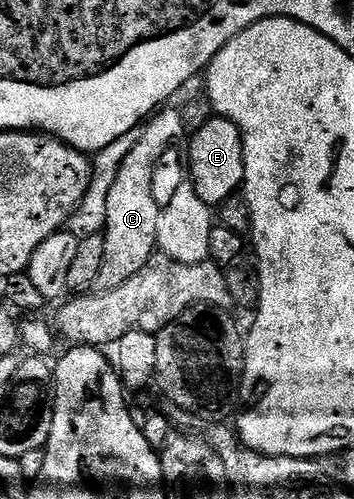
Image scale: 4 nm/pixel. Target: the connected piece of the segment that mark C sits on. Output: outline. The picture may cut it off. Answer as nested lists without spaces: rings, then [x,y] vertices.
[[[159,110],[145,124],[146,132],[141,132],[138,144],[131,149],[128,157],[124,157],[120,173],[116,175],[116,185],[112,185],[112,193],[108,193],[104,265],[98,278],[99,288],[109,289],[124,285],[124,281],[128,281],[132,273],[140,273],[140,269],[144,269],[144,265],[156,254],[160,199],[158,203],[154,196],[154,170],[157,169],[158,162],[165,157],[166,150],[186,135],[181,110],[166,110]]]

